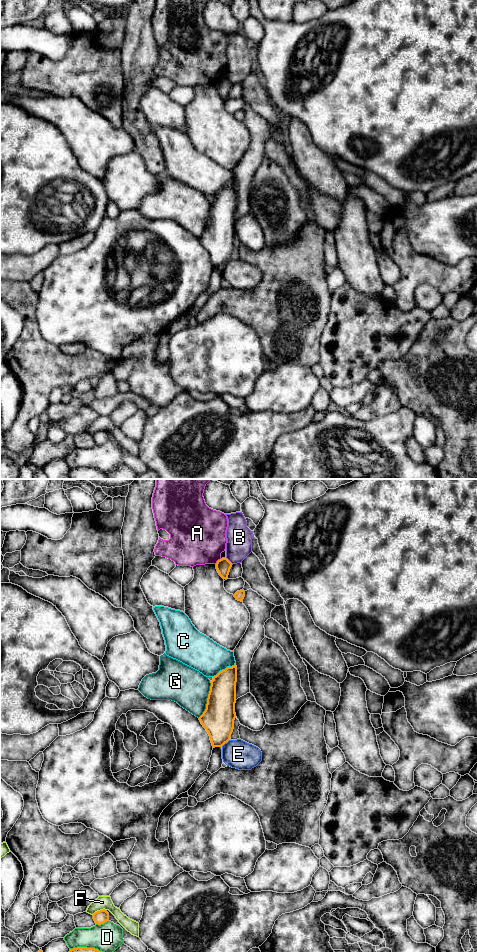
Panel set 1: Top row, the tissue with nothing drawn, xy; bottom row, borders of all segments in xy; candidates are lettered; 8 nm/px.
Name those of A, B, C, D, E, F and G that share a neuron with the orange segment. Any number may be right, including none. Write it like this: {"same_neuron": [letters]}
{"same_neuron": []}

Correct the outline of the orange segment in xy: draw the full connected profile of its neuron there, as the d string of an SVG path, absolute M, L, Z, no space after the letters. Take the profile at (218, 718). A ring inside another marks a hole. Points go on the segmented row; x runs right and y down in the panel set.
M237 666L227 667L210 681L206 709L199 717L210 736L213 748L222 747L231 740L236 718Z

